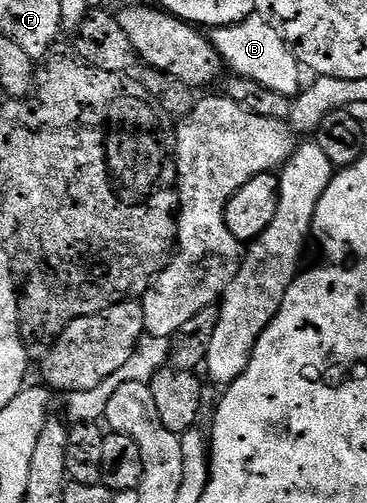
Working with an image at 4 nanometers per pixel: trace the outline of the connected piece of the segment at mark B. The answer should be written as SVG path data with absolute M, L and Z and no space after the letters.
M251 16L231 26L219 26L213 31L212 41L223 63L229 69L231 66L234 69L231 71L237 77L256 80L256 84L260 84L265 90L280 92L289 99L293 99L303 89L303 67L271 19Z

